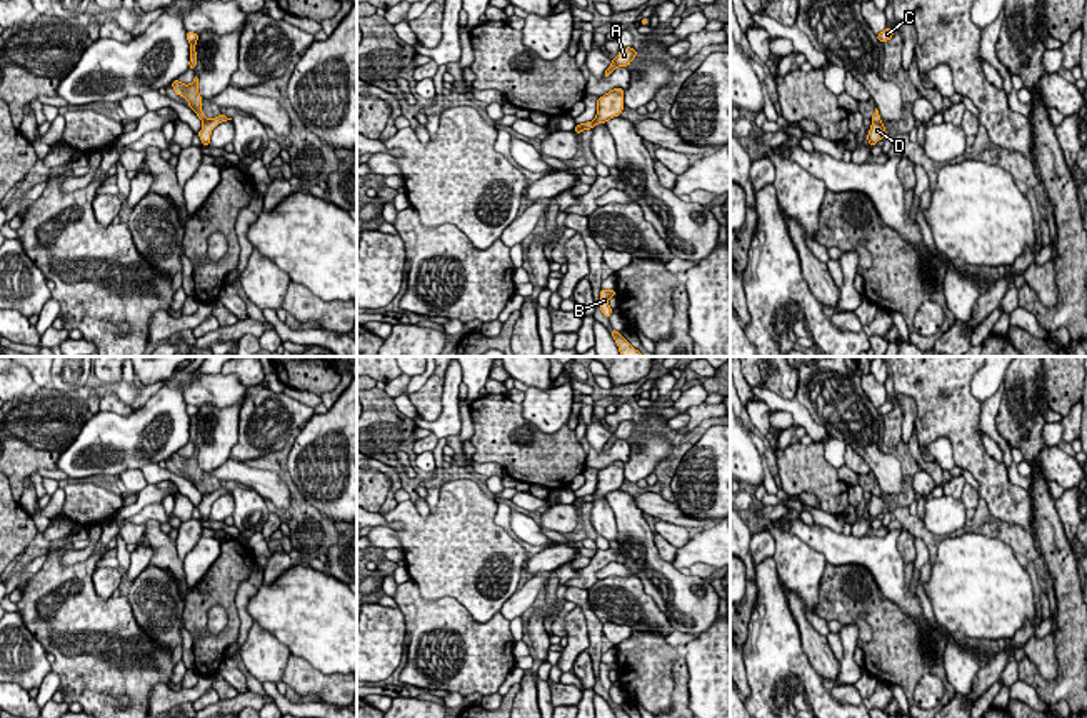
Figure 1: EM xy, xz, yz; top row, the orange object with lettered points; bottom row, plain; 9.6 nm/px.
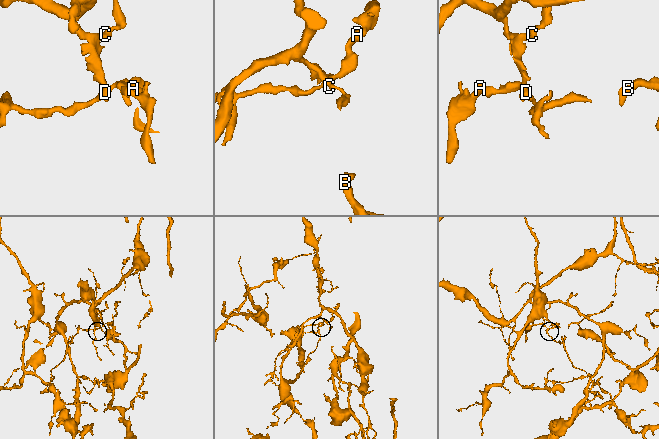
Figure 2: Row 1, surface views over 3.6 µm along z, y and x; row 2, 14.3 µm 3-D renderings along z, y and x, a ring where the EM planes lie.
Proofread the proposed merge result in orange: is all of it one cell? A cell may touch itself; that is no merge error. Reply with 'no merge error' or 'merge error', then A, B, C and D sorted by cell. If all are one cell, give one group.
merge error | A B D / C

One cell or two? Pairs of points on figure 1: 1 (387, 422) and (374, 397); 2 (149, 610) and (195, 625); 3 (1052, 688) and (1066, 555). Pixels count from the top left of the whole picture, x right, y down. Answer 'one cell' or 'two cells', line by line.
1: one cell
2: two cells
3: one cell

